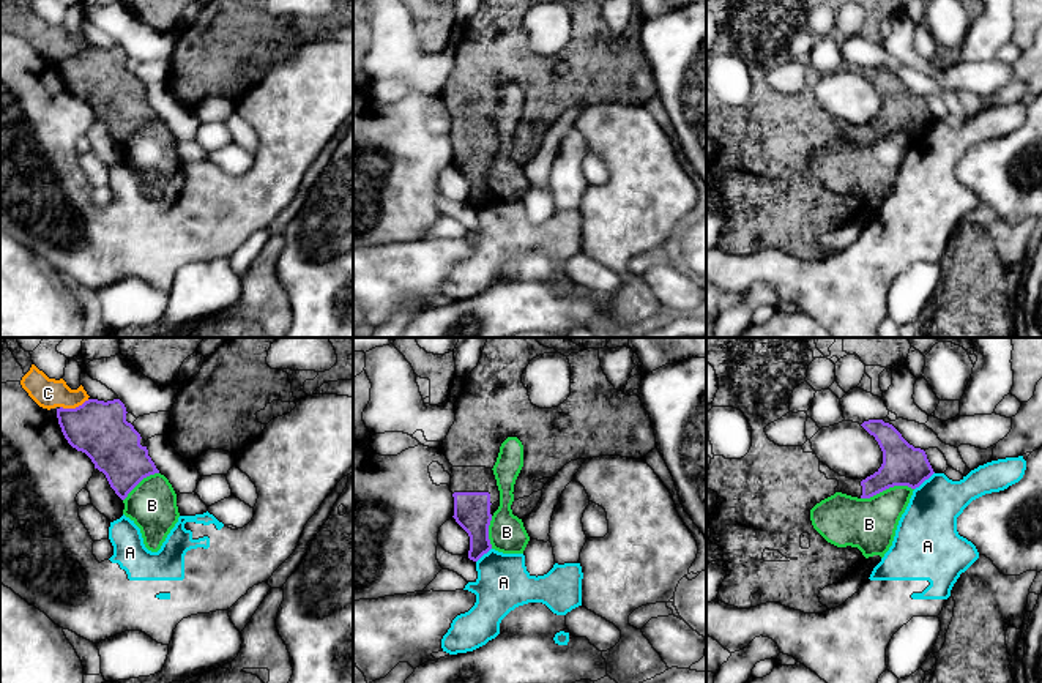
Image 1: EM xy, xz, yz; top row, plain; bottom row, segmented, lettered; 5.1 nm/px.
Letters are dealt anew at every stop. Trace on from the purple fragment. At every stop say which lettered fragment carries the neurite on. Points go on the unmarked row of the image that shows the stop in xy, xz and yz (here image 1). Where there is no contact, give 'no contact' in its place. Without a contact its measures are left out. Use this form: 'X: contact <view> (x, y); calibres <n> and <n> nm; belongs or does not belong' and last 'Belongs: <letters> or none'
A: contact yz (924, 126); calibres 200 and 300 nm; does not belong
B: contact yz (886, 134); calibres 200 and 280 nm; does not belong
C: contact xy (76, 54); calibres 280 and 160 nm; does not belong
Belongs: none

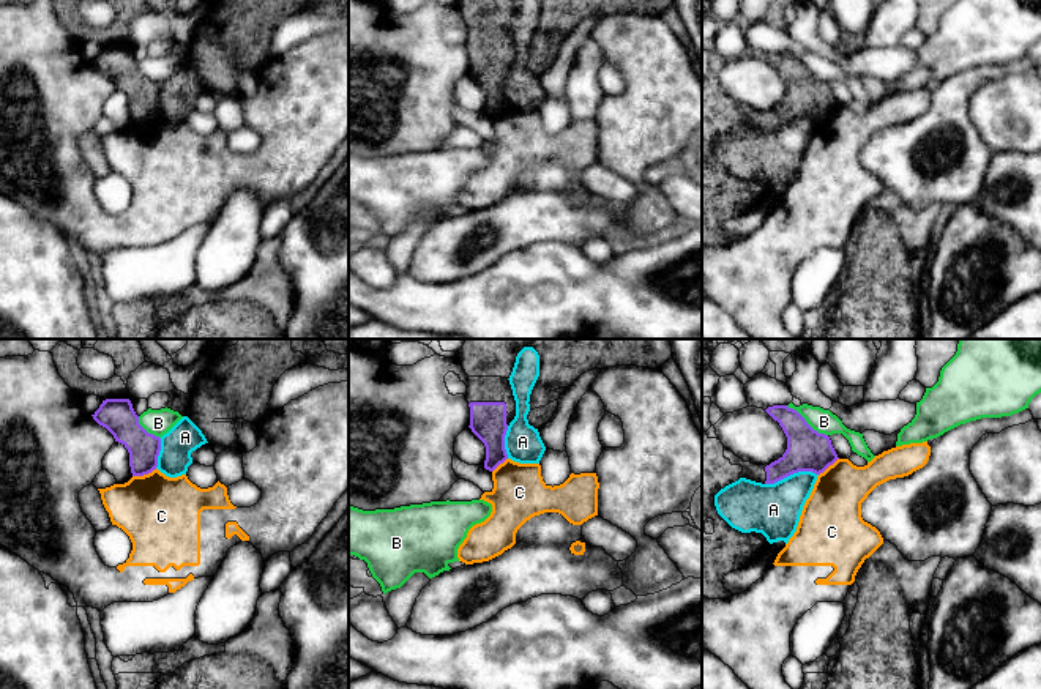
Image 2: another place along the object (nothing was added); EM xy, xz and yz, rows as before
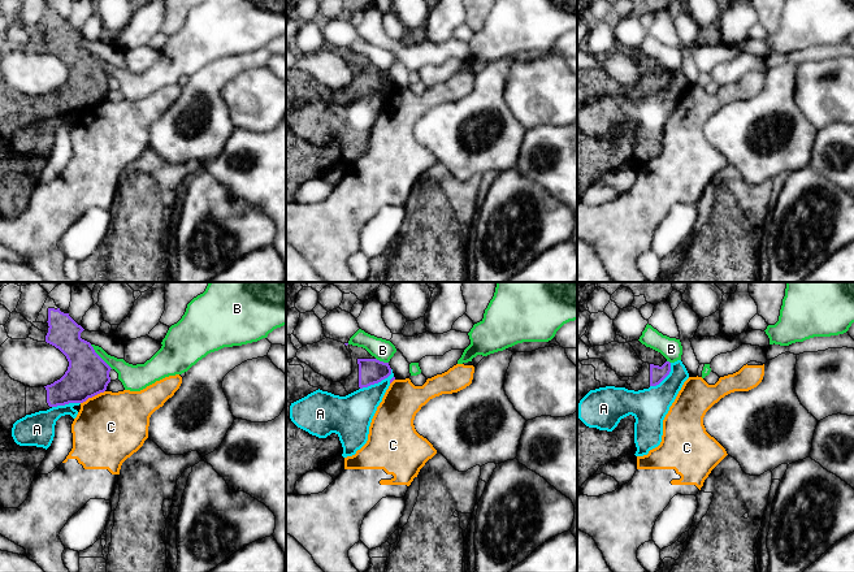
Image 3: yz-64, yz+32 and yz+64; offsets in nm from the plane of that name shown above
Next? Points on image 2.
A: contact yz (791, 120); calibres 200 and 280 nm; does not belong
B: contact yz (805, 68); calibres 200 and 120 nm; does not belong
C: contact xy (144, 120); calibres 160 and 400 nm; does not belong
Belongs: none

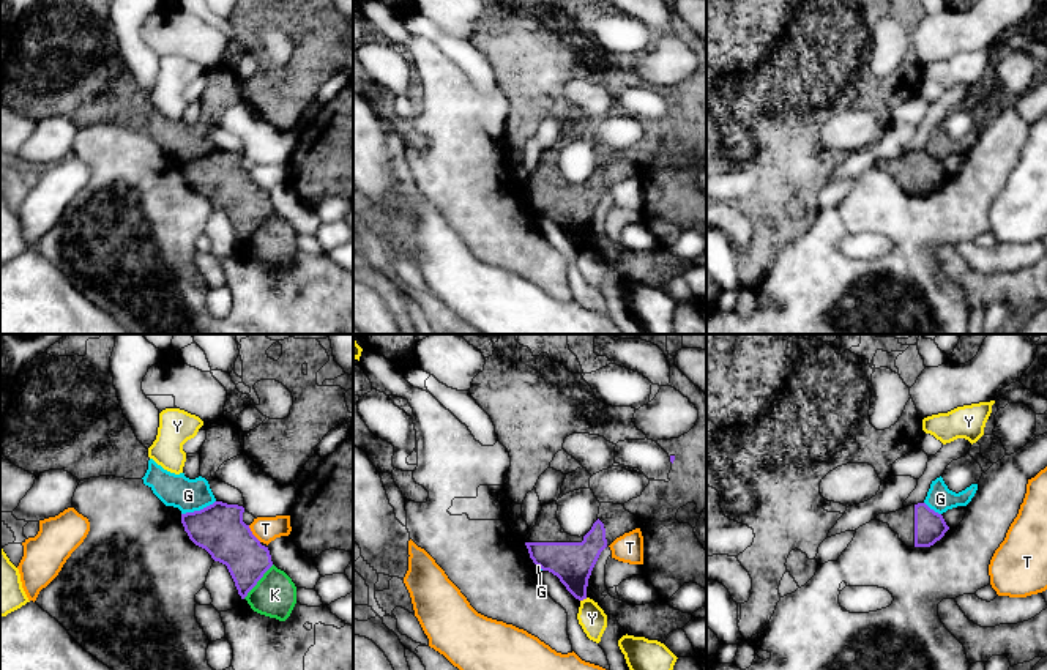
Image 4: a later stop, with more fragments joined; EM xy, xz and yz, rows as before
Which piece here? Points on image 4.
G: contact xy (197, 158); calibres 260 and 170 nm; does not belong
K: contact xy (257, 227); calibres 240 and 220 nm; does not belong
T: contact xy (251, 180); calibres 260 and 130 nm; does not belong
Y: contact xz (584, 245); calibres 200 and 140 nm; does not belong
Belongs: none

